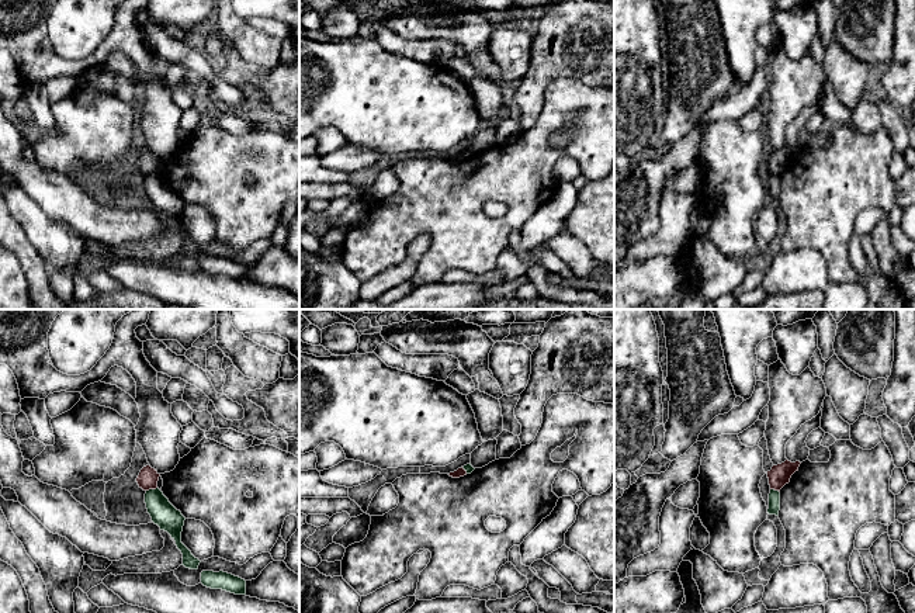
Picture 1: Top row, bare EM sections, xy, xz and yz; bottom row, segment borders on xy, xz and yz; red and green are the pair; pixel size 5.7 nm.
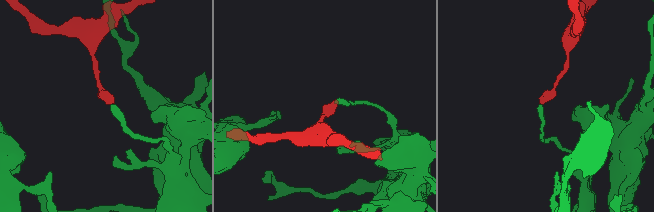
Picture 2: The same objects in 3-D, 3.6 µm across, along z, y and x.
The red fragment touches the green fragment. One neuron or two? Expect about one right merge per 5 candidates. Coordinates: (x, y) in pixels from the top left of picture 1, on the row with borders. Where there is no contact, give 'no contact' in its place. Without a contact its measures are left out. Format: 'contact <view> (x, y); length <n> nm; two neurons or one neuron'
contact xy (151, 488); length 70 nm; two neurons

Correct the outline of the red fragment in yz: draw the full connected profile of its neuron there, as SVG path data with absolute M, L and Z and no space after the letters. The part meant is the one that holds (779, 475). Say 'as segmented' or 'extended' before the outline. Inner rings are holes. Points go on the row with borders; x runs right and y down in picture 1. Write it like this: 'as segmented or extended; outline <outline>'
as segmented; outline M786 460L781 464L773 465L770 471L767 471L770 489L779 491L790 482L791 475L798 471L800 461L791 463Z

